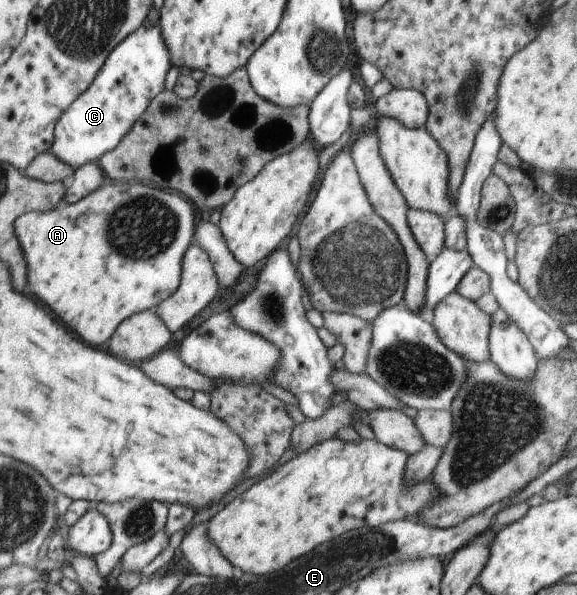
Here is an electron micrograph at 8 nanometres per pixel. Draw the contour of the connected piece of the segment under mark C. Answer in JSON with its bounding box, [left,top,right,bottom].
[50,22,173,170]

